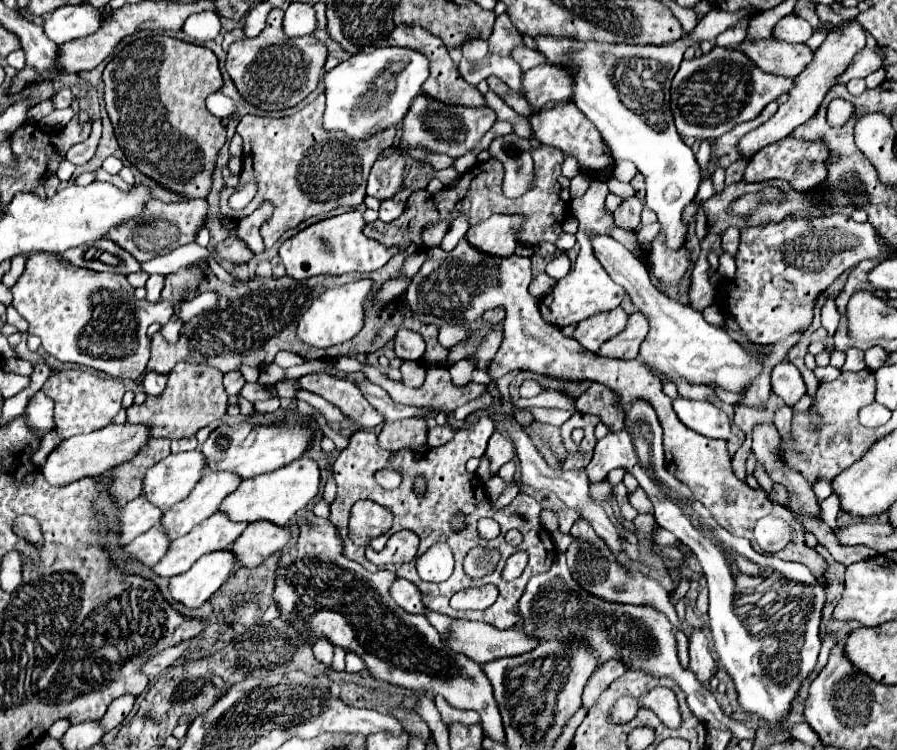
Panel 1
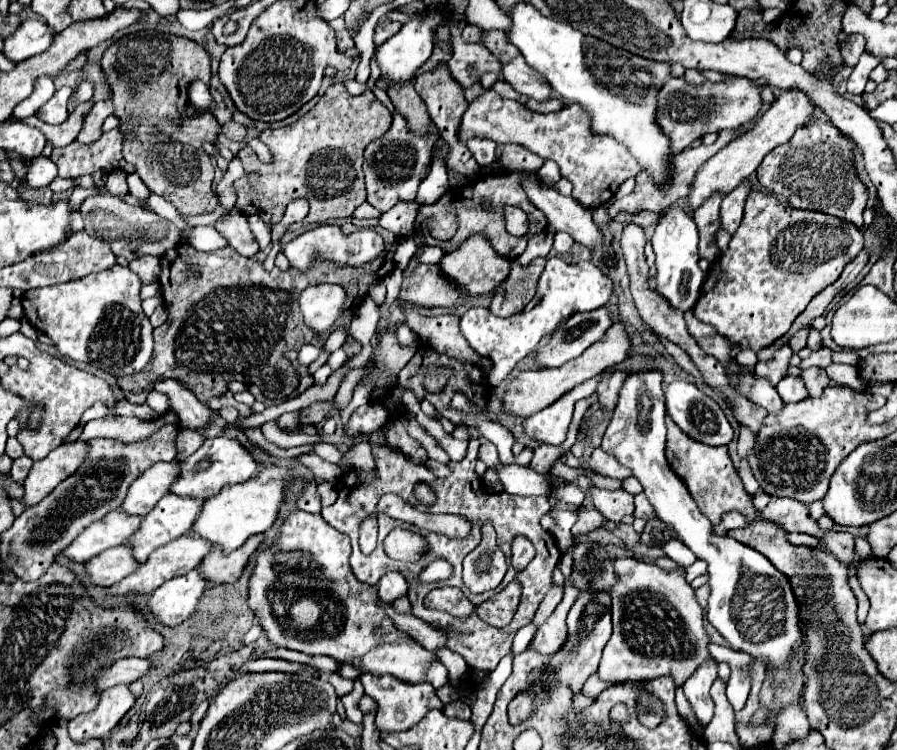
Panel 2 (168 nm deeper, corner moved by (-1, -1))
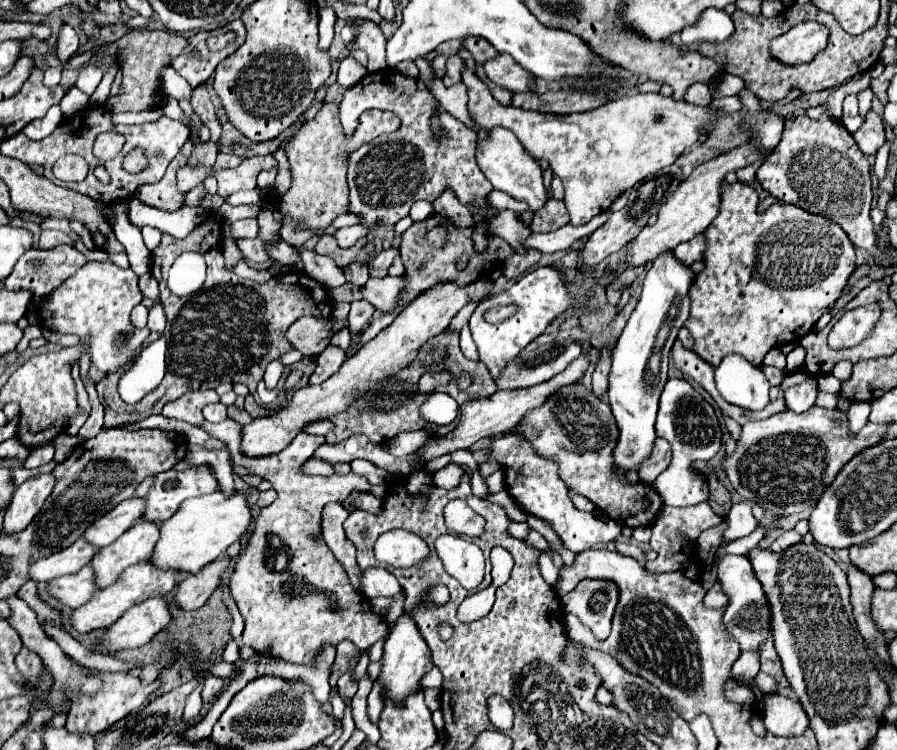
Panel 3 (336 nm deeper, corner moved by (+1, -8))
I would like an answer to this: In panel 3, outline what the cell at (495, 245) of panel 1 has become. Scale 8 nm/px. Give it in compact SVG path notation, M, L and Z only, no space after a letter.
M480 278L474 284L464 286L464 288L456 286L454 282L446 282L446 284L432 286L428 292L422 292L404 312L398 314L398 318L388 328L384 328L376 338L372 338L364 348L360 348L356 356L348 358L342 364L342 368L336 374L332 374L324 384L304 386L296 390L292 400L280 412L272 416L264 416L264 418L254 418L250 424L242 426L240 452L248 458L278 454L292 442L292 438L306 424L346 410L348 404L356 400L358 396L362 396L370 388L372 382L382 382L390 374L408 366L416 358L420 346L426 344L428 338L438 336L442 330L446 330L450 320L460 312L464 304L486 298L490 290L492 290L492 280Z

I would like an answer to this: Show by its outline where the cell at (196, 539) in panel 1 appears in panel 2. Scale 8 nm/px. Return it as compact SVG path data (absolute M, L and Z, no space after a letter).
M188 533L188 535L182 535L174 541L170 541L168 545L156 549L148 561L132 575L128 575L126 579L122 579L118 585L114 585L110 589L112 595L128 595L128 593L152 593L156 587L160 587L164 581L168 579L174 579L178 575L184 575L188 573L190 569L198 567L202 563L202 559L214 549L214 543L212 541L206 541L204 537L198 537L198 533Z

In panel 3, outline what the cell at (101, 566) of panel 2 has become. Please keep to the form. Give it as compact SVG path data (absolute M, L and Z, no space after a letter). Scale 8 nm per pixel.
M84 566L76 574L62 576L62 578L48 582L48 594L74 610L74 608L80 608L82 604L86 604L92 598L92 592L98 590L92 582L94 582L92 568Z

